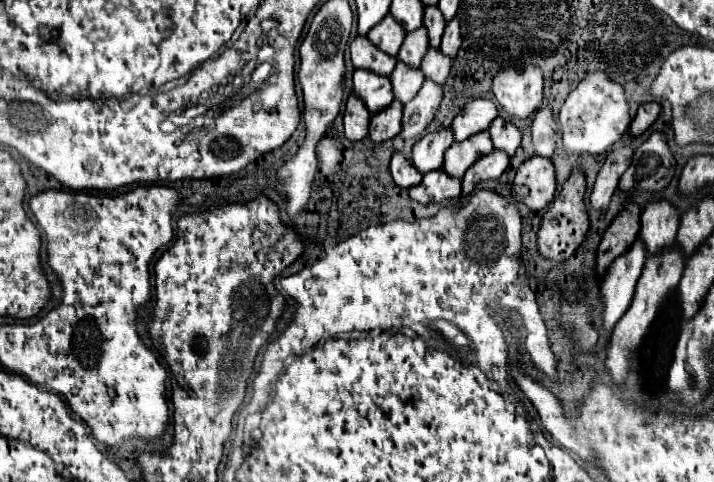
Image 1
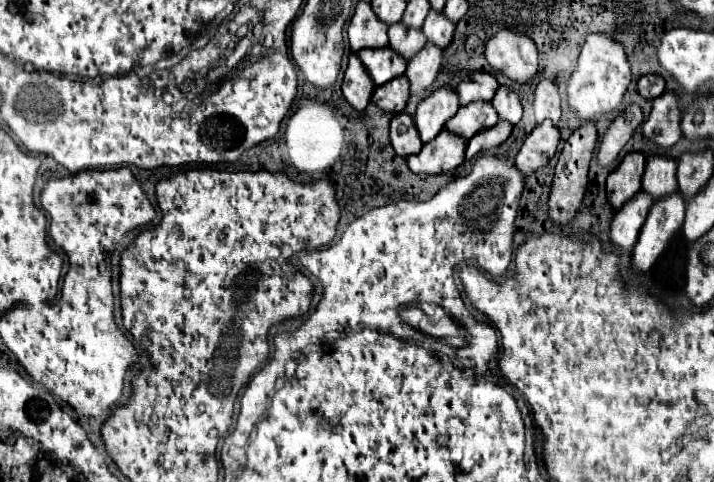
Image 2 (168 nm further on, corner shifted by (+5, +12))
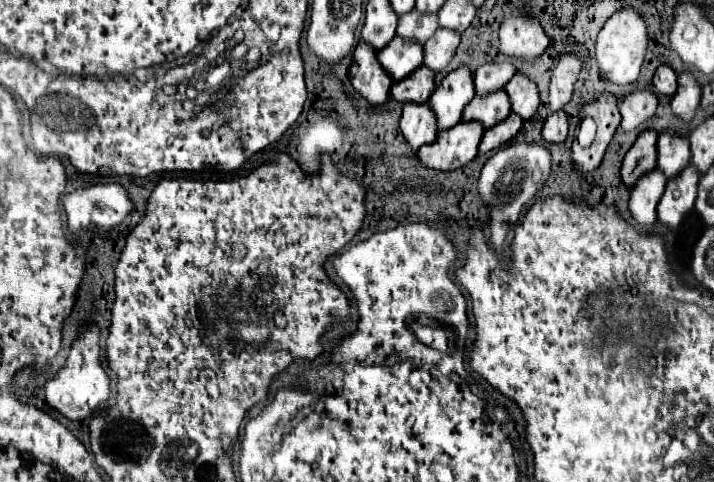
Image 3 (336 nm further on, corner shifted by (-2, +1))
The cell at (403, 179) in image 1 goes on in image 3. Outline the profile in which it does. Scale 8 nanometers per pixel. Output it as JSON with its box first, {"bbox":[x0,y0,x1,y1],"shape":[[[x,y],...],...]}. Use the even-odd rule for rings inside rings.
{"bbox":[400,103,438,151],"shape":[[[428,103],[404,105],[400,129],[412,151],[418,151],[422,145],[432,145],[438,135],[436,119],[432,119],[432,111],[428,111]]]}

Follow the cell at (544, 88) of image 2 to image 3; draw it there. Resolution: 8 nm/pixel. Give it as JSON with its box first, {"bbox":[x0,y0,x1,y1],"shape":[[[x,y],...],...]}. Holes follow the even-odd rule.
{"bbox":[548,53,580,113],"shape":[[[566,53],[560,57],[558,67],[554,69],[552,81],[550,81],[550,95],[548,95],[548,113],[562,111],[566,103],[572,97],[574,83],[580,75],[580,59],[574,53]]]}

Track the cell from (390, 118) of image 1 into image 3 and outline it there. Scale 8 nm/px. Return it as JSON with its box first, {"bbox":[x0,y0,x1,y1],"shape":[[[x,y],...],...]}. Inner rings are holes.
{"bbox":[390,67,434,103],"shape":[[[418,67],[404,83],[394,83],[390,89],[390,99],[398,103],[426,103],[434,85],[434,75],[428,71],[428,67]]]}

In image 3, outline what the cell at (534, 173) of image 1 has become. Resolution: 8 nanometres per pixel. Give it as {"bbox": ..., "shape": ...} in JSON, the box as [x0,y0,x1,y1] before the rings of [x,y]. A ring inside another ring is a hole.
{"bbox":[542,111,568,145],"shape":[[[564,111],[550,115],[544,121],[544,129],[542,129],[542,137],[548,145],[558,145],[564,143],[568,137],[568,117]]]}

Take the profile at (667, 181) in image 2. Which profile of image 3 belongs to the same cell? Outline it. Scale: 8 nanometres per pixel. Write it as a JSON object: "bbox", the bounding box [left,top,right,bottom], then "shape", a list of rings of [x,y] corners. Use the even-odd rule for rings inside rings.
{"bbox":[658,131,690,179],"shape":[[[662,131],[658,135],[658,169],[666,175],[666,179],[674,179],[680,175],[690,163],[690,147],[688,139],[680,139],[670,131]]]}

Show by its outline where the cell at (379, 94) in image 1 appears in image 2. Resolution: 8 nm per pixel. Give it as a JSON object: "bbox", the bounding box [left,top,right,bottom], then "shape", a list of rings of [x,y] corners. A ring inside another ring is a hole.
{"bbox":[357,46,407,86],"shape":[[[387,46],[385,48],[365,48],[357,54],[359,54],[361,62],[365,64],[375,86],[381,86],[381,84],[401,76],[407,68],[405,60],[401,60],[401,56],[397,56],[397,52],[393,52]]]}

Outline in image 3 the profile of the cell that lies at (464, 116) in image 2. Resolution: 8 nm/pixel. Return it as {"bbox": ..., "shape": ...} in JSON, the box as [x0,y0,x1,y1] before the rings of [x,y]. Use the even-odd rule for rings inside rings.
{"bbox":[462,91,510,129],"shape":[[[496,91],[496,95],[488,95],[484,99],[472,99],[462,115],[464,123],[470,121],[478,121],[484,129],[490,129],[498,123],[502,123],[508,115],[510,115],[510,103],[508,103],[508,95],[504,95],[504,91]]]}

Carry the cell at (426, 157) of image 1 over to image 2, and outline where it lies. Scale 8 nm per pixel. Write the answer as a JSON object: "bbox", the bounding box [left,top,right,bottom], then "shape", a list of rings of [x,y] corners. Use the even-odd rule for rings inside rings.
{"bbox":[415,86,459,142],"shape":[[[441,86],[423,98],[415,112],[415,124],[423,142],[433,140],[445,126],[445,122],[459,110],[457,90]]]}

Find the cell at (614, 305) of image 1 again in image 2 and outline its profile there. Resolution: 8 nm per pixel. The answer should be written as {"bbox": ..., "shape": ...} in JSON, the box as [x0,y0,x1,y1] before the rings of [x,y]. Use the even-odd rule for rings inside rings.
{"bbox":[611,190,653,252],"shape":[[[639,190],[637,196],[633,196],[633,200],[627,200],[621,206],[621,210],[615,212],[613,222],[611,222],[611,242],[621,252],[633,250],[651,204],[653,200],[649,200],[649,196],[645,196],[645,192]]]}

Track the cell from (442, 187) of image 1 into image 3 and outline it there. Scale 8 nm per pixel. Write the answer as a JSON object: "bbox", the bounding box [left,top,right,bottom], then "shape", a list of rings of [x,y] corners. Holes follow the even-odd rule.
{"bbox":[416,123,484,171],"shape":[[[458,123],[456,127],[438,133],[436,143],[422,147],[416,155],[428,169],[456,171],[476,157],[482,133],[484,129],[480,123]]]}

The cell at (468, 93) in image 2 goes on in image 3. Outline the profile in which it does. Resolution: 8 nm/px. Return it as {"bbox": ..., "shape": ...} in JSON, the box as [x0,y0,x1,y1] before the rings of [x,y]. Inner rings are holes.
{"bbox":[474,63,516,97],"shape":[[[486,63],[486,65],[478,67],[474,73],[476,95],[486,97],[490,93],[504,89],[504,85],[512,79],[514,73],[516,73],[516,69],[510,63]]]}

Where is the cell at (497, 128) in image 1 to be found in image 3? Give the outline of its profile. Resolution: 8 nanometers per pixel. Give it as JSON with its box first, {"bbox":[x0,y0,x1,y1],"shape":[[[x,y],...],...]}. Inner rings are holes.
{"bbox":[504,73,540,121],"shape":[[[516,73],[508,83],[508,87],[504,87],[504,91],[508,93],[512,111],[516,115],[520,115],[524,121],[534,117],[540,105],[540,99],[538,99],[538,89],[532,81],[528,81],[522,73]]]}

